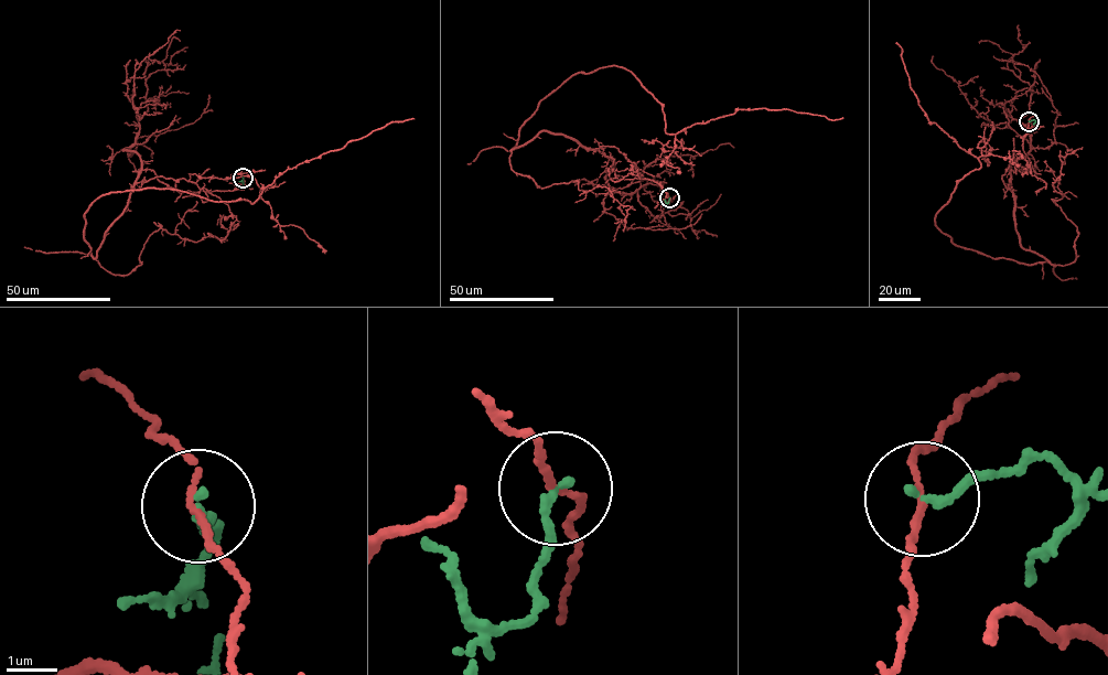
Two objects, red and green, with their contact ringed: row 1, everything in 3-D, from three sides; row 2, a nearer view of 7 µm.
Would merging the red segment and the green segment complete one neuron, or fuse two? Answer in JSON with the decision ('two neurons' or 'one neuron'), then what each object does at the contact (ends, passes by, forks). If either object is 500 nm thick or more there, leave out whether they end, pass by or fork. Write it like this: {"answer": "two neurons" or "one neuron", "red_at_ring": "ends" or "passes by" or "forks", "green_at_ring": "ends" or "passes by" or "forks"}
{"answer": "two neurons", "red_at_ring": "passes by", "green_at_ring": "ends"}

